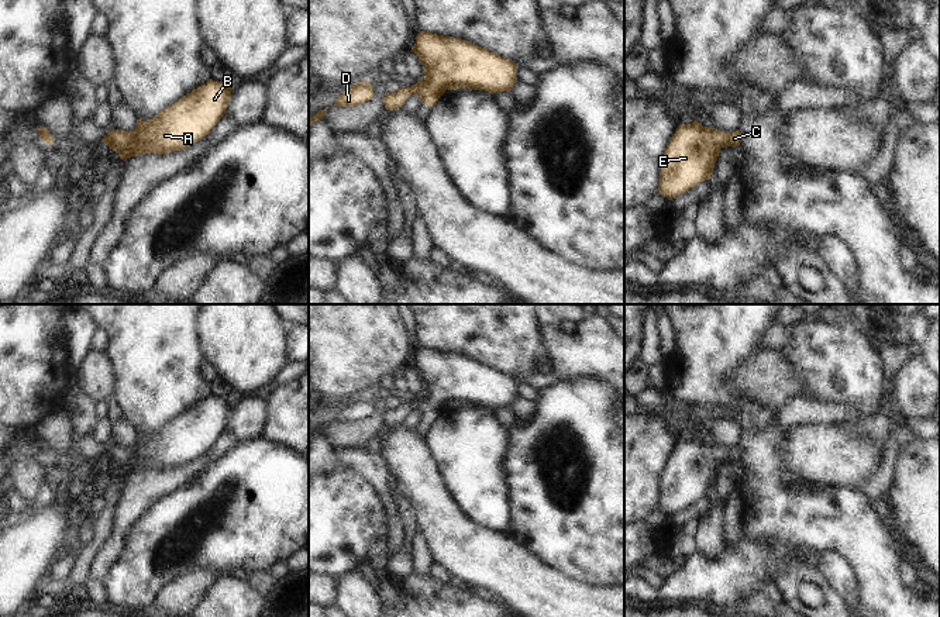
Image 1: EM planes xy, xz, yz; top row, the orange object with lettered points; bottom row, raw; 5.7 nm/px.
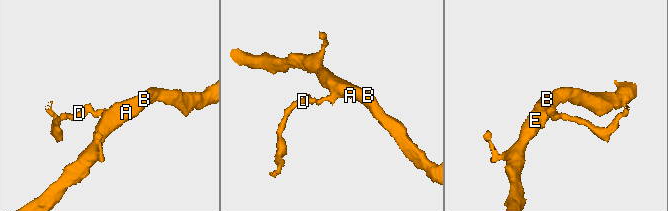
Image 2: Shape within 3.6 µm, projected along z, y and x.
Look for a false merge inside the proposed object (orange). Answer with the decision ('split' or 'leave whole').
leave whole

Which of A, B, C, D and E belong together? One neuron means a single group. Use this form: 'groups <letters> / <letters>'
groups A B C D E

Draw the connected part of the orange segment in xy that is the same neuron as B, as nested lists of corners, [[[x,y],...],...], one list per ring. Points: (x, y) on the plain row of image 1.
[[[209,394],[152,435],[137,435],[132,447],[113,445],[100,458],[116,466],[124,478],[131,472],[185,465],[210,449],[225,430],[230,413],[231,397]]]

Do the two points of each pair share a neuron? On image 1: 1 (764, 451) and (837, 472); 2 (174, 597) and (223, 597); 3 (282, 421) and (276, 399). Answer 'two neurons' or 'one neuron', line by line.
1: two neurons
2: two neurons
3: one neuron

